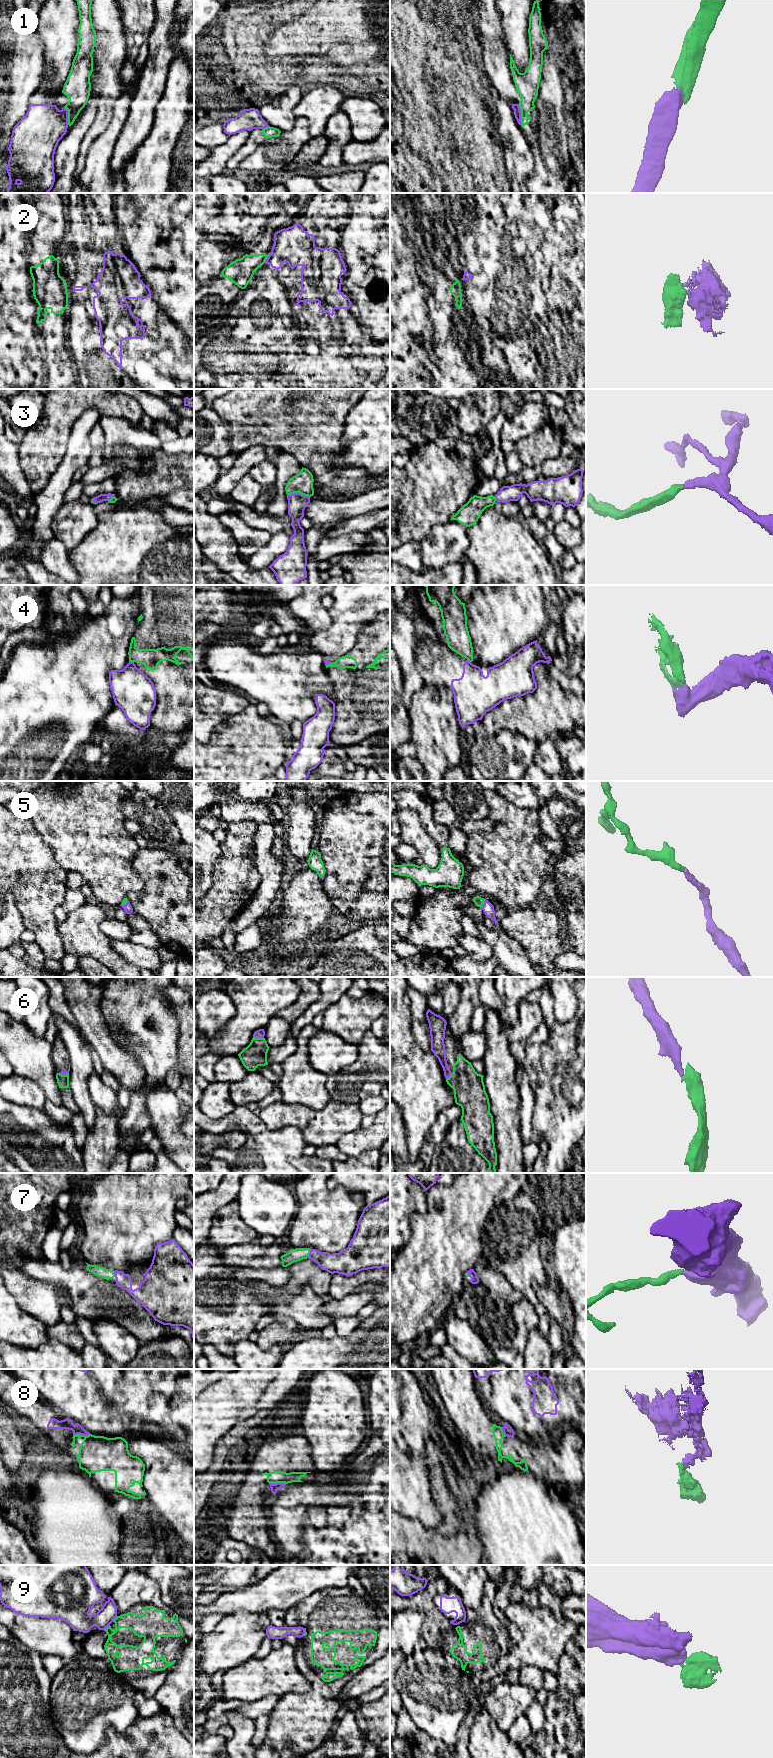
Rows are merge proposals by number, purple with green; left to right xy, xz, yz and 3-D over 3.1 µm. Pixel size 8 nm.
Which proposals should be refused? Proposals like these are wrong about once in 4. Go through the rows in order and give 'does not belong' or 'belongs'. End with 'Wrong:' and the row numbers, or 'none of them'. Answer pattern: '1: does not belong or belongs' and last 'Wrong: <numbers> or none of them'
1: does not belong
2: does not belong
3: belongs
4: does not belong
5: belongs
6: belongs
7: belongs
8: does not belong
9: does not belong
Wrong: 1, 2, 4, 8, 9

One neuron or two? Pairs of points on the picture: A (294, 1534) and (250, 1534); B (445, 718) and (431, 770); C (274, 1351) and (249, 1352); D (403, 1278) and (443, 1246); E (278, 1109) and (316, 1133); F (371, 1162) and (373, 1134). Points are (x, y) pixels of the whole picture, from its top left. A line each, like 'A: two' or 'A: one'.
A: two
B: one
C: one
D: one
E: one
F: two

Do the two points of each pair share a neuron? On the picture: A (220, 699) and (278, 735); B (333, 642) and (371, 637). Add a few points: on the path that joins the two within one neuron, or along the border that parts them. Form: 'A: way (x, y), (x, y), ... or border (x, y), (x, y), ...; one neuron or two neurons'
A: border (250, 704), (243, 710), (228, 716); two neurons
B: border (372, 621), (360, 629), (355, 645), (349, 653); two neurons

